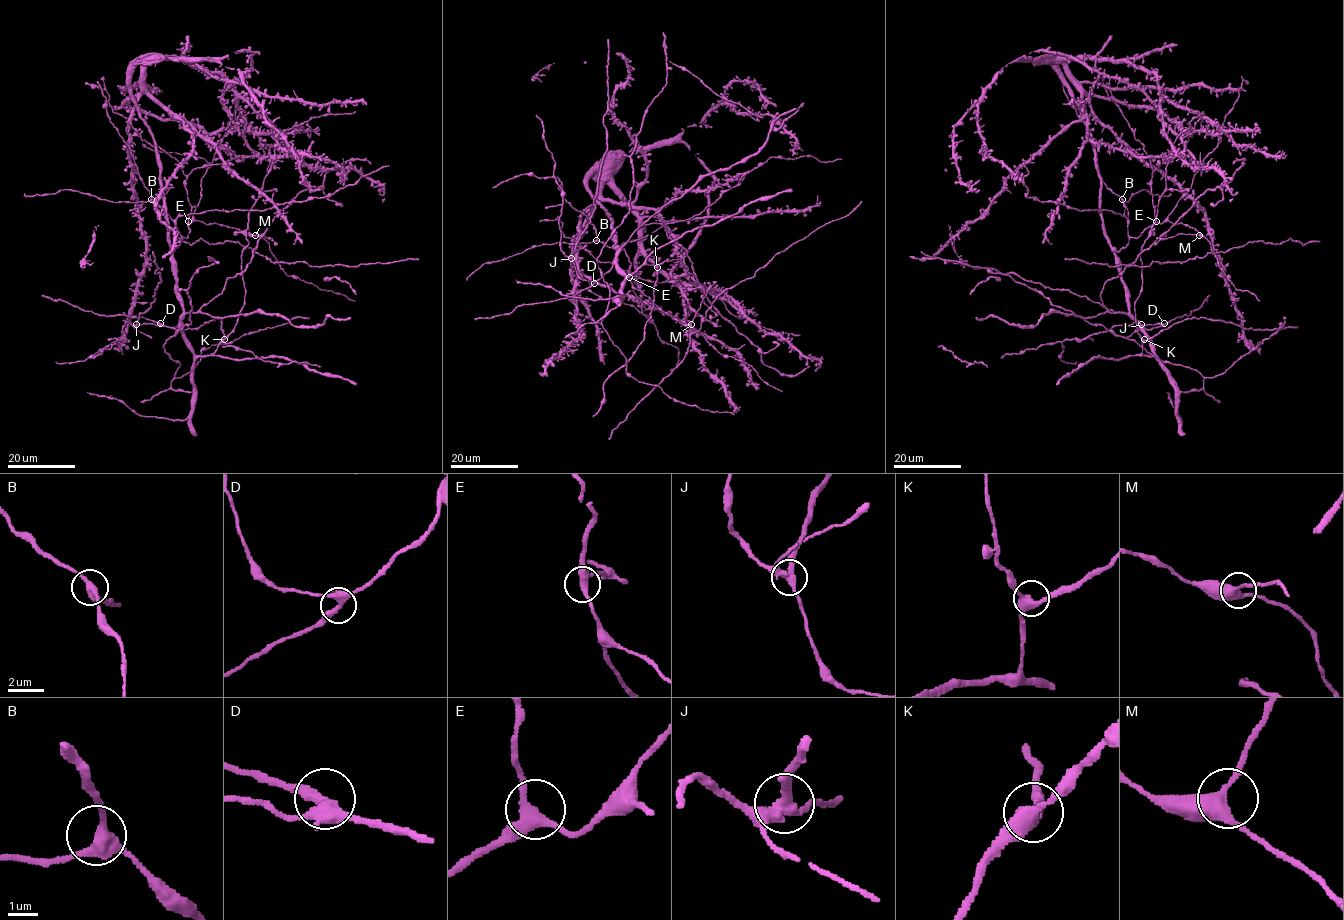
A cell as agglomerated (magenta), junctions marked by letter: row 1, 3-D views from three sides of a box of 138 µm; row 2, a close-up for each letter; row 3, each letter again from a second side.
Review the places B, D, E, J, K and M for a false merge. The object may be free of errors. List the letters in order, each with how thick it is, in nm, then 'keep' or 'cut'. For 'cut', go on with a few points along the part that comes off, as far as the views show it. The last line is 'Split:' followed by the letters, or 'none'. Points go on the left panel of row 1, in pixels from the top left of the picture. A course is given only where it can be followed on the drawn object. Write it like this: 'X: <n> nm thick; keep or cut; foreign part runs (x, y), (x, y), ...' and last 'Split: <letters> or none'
B: 360 nm thick; keep
D: 320 nm thick; keep
E: 320 nm thick; keep
J: 340 nm thick; cut; foreign part runs (137, 324), (139, 315), (154, 300), (152, 296), (161, 281), (160, 274), (155, 272), (158, 267), (152, 251)
K: 380 nm thick; keep
M: 400 nm thick; keep
Split: J

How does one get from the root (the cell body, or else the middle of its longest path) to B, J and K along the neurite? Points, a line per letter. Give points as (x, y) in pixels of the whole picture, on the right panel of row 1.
B: (1100, 191), (1103, 234), (1118, 251), (1129, 242), (1128, 211), (1122, 199)
J: (1100, 191), (1103, 234), (1115, 256), (1129, 312), (1148, 329), (1163, 325), (1141, 324)
K: (1100, 191), (1103, 234), (1115, 256), (1129, 315), (1138, 324), (1155, 355), (1142, 354), (1144, 339)

